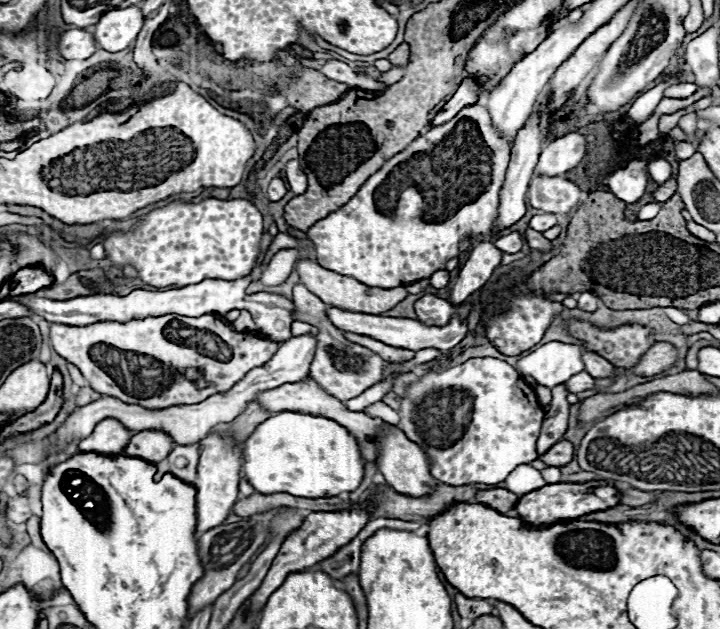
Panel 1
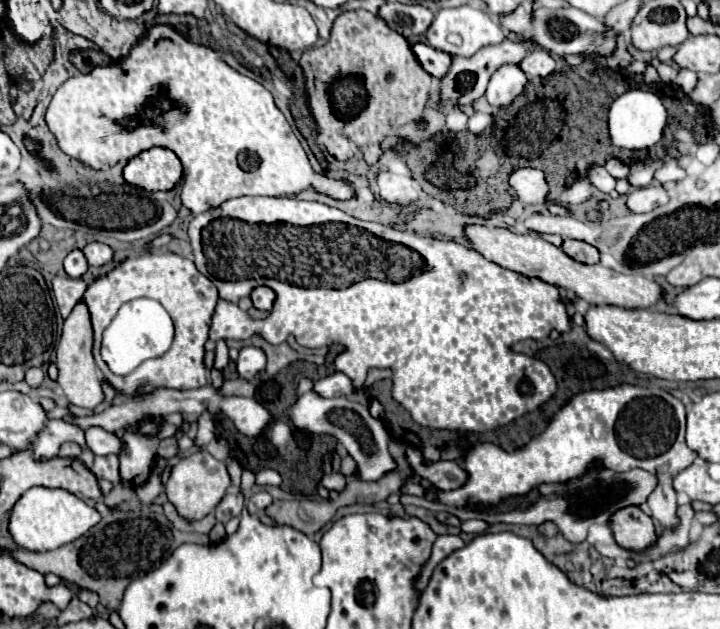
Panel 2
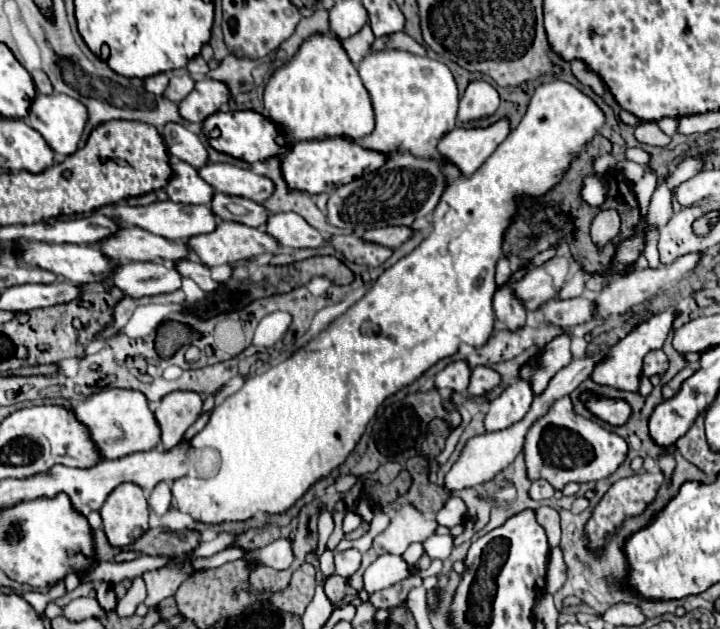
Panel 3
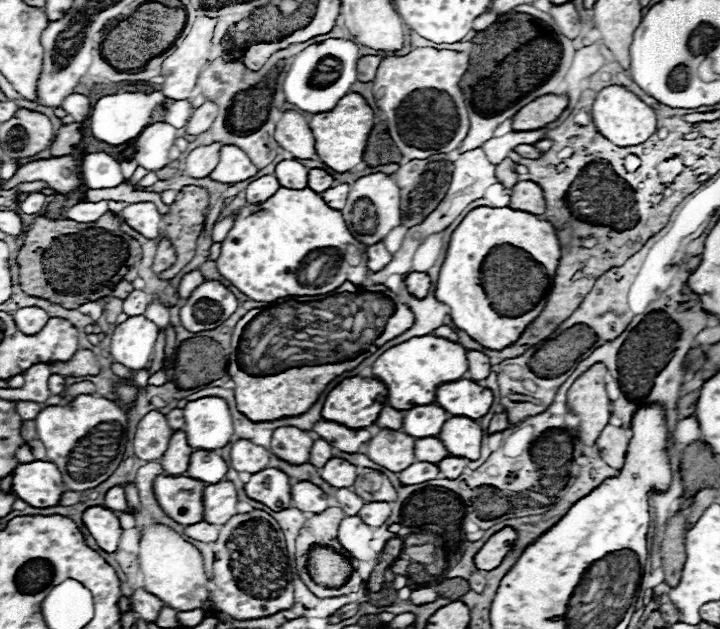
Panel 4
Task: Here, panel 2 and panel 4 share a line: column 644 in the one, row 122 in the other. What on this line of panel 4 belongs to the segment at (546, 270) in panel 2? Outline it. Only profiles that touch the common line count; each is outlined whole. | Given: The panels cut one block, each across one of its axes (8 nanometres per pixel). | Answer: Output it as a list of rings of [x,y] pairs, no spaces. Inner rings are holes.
[[[284,112],[282,118],[276,124],[276,132],[274,132],[274,140],[292,156],[300,158],[300,160],[316,160],[316,148],[314,148],[314,134],[306,122],[304,116],[300,116],[298,112]]]

